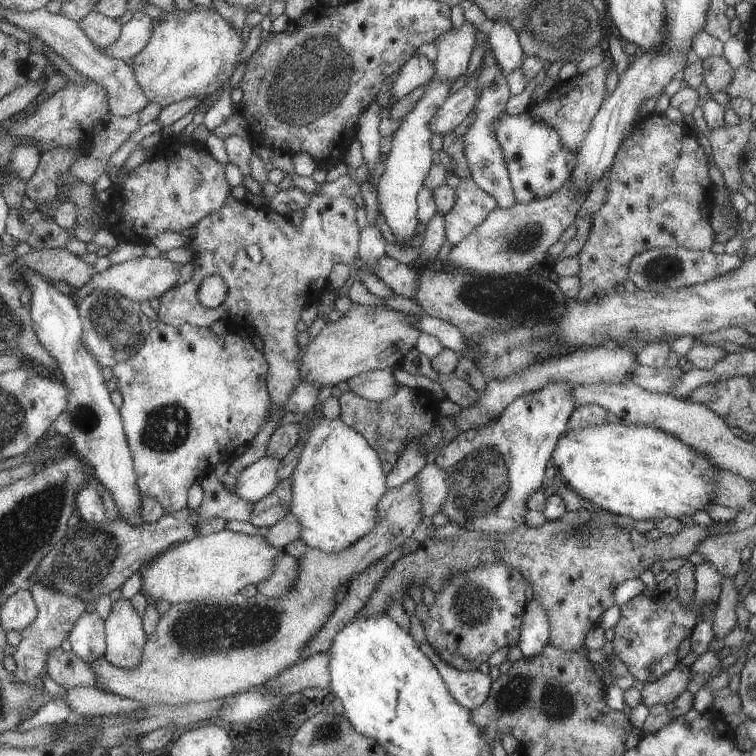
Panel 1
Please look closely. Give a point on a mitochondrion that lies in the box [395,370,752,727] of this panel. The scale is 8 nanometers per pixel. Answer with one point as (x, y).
(483, 483)

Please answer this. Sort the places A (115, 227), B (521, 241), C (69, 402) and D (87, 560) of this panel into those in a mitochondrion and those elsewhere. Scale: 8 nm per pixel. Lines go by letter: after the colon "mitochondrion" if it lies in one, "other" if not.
A: other
B: mitochondrion
C: other
D: mitochondrion

